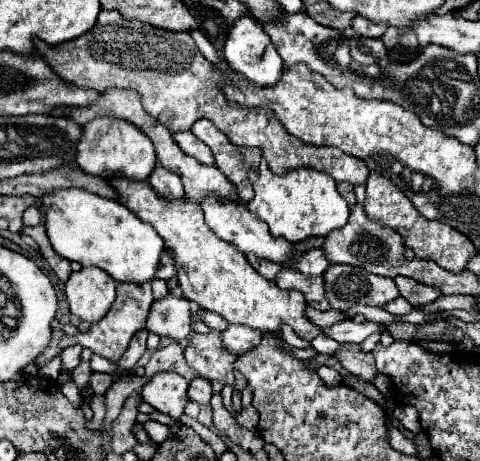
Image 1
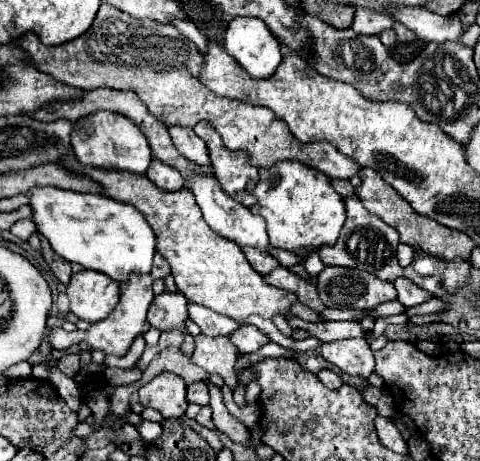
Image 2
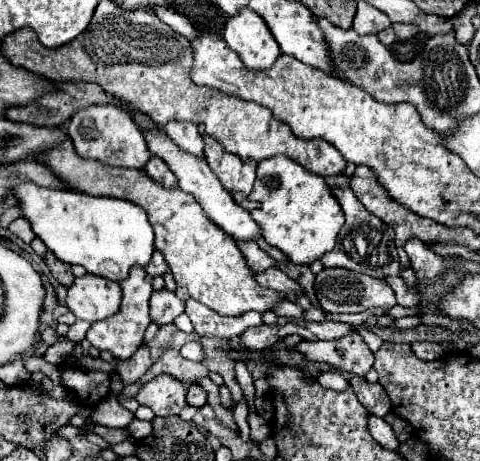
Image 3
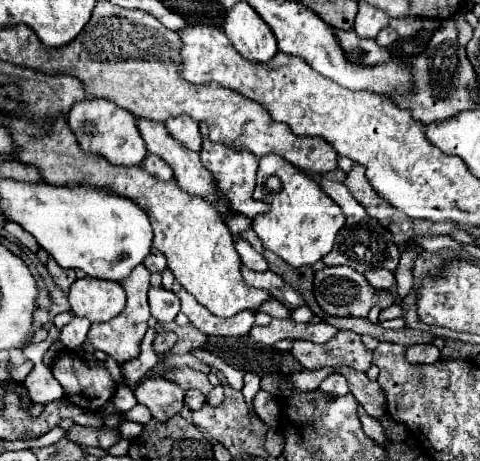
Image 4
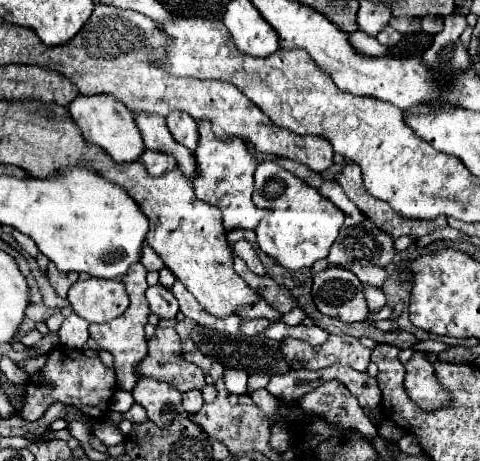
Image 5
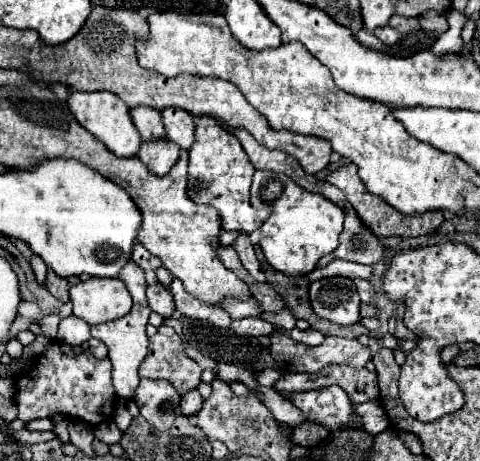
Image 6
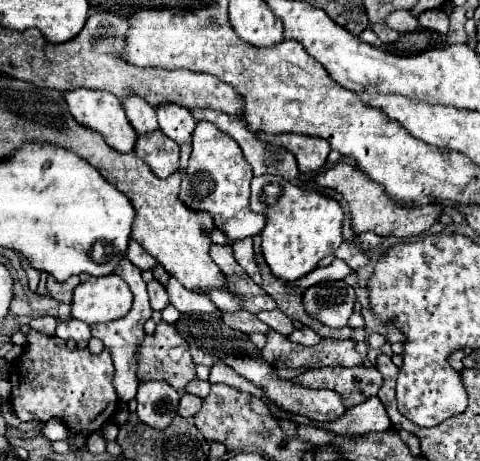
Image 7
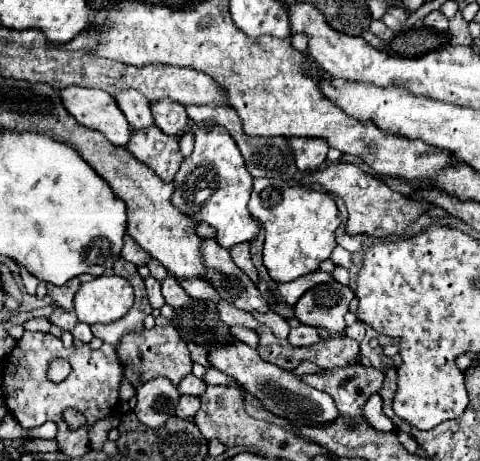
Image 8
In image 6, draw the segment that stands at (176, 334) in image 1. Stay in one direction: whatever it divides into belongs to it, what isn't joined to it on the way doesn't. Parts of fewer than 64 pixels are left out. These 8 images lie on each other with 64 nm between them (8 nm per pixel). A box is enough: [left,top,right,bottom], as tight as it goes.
[146,284,176,318]

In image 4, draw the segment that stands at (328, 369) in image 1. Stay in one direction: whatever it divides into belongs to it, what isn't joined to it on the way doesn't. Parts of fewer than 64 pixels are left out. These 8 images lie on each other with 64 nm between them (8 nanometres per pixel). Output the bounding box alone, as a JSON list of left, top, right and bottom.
[320,374,350,396]

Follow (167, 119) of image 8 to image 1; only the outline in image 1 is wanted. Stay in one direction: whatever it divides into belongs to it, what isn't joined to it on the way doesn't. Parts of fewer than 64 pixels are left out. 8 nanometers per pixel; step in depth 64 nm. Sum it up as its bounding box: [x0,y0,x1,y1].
[174,132,214,166]

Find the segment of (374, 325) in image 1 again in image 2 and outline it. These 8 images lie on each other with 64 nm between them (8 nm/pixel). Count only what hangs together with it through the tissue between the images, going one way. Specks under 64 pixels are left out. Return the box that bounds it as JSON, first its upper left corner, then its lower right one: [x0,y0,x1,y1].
[288,318,366,342]

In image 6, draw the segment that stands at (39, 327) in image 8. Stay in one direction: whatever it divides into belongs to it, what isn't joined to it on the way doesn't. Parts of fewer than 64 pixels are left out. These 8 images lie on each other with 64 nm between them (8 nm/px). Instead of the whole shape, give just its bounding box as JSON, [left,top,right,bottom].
[40,314,60,338]

